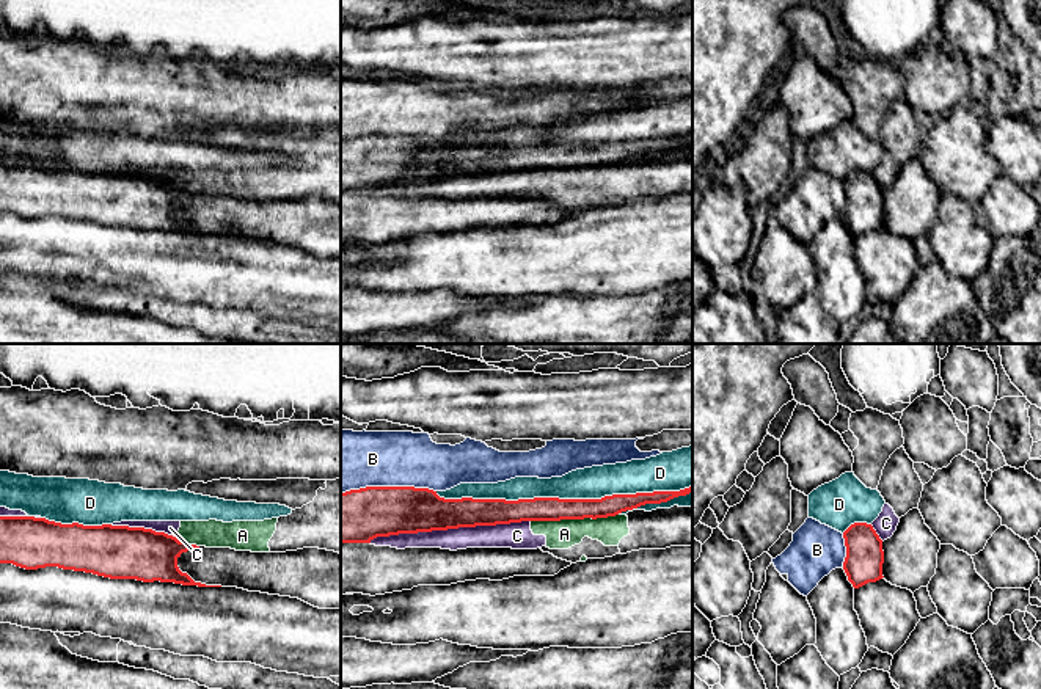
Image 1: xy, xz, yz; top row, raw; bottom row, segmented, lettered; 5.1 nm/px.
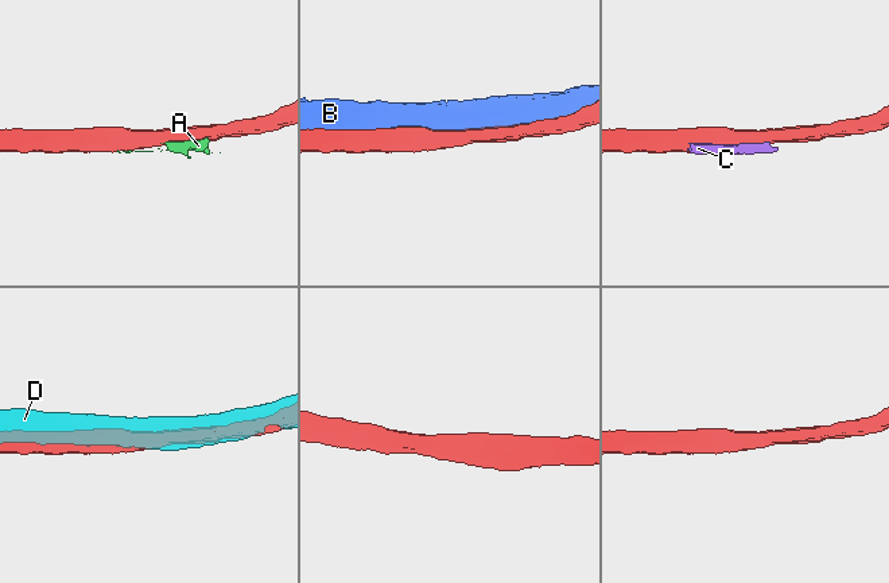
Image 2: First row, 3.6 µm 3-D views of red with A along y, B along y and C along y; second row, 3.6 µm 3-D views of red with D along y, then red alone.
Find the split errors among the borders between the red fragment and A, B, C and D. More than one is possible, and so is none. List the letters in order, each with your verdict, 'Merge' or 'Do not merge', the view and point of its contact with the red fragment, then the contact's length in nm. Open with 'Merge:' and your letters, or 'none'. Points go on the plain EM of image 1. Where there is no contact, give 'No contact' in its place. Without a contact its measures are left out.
Merge: none
A: Do not merge. Touches red at xz (573, 167). Shared border 440 nm
B: Do not merge. Touches red at xz (388, 135). Shared border 480 nm
C: Do not merge. Touches red at xz (449, 176). Shared border 850 nm
D: Do not merge. Touches red at xz (562, 148). Shared border 1300 nm

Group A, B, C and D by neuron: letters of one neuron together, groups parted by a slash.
A C / B / D

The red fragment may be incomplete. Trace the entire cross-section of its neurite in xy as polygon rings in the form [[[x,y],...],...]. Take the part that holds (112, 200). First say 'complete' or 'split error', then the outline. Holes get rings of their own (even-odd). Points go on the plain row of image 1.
complete; [[[0,165],[0,212],[13,212],[25,218],[58,215],[85,220],[110,228],[137,228],[143,231],[174,231],[198,235],[221,235],[195,231],[177,215],[182,201],[196,193],[179,190],[177,185],[144,176],[61,173],[35,165]]]

